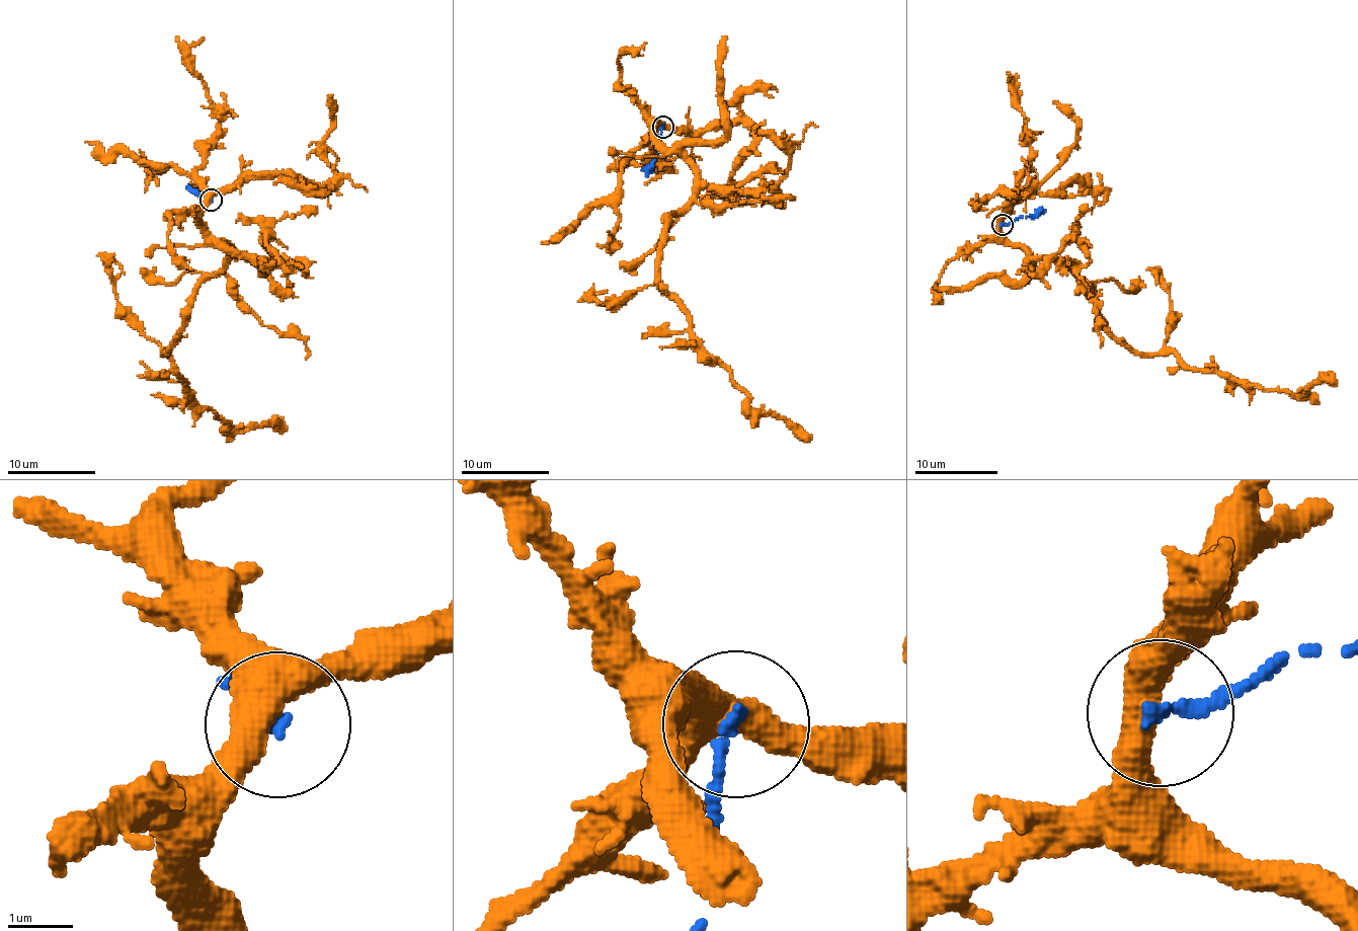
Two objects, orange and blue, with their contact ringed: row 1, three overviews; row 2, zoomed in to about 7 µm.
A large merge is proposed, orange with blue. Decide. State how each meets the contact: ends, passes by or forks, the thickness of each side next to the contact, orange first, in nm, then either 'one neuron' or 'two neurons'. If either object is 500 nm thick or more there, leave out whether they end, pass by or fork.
orange forks there; blue ends there; 440 nm thick on the orange side, 180 nm on the other; two neurons

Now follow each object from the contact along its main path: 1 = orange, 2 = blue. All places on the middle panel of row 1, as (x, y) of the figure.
1: (663, 126), (652, 134), (691, 166), (697, 192), (664, 233), (657, 286), (748, 404), (811, 440)
2: (663, 126), (647, 176)

